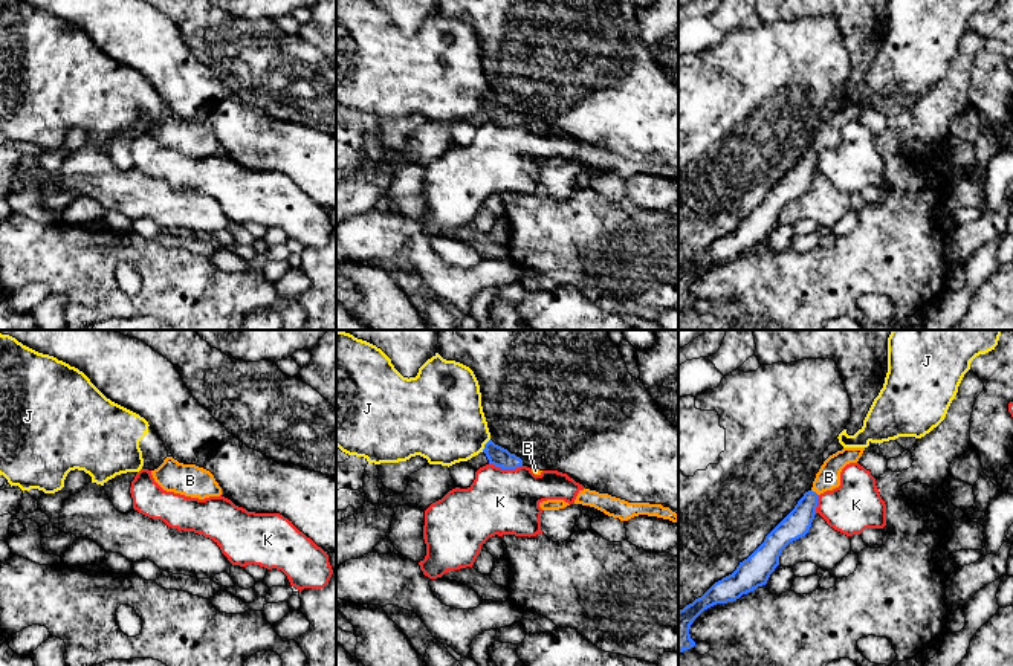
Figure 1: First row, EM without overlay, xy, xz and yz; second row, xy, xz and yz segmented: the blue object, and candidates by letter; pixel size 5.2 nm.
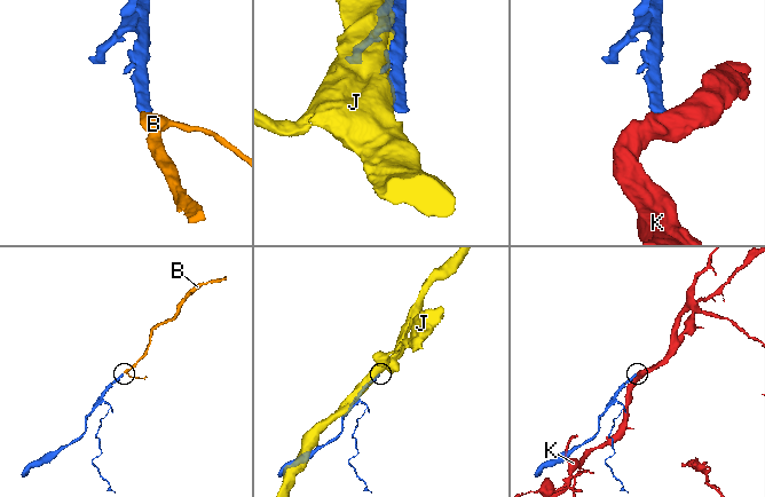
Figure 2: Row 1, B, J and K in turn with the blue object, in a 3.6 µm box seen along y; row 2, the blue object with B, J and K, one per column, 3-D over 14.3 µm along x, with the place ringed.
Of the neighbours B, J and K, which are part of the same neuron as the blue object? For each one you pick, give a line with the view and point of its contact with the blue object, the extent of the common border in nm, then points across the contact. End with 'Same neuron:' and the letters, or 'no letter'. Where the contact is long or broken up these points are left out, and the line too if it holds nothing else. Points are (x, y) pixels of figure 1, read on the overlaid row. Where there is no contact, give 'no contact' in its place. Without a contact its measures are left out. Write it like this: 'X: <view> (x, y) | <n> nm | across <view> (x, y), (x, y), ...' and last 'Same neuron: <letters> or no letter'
B: yz (815, 492) | 50 nm | across yz (796, 524), (815, 492), (828, 477)
Same neuron: B

